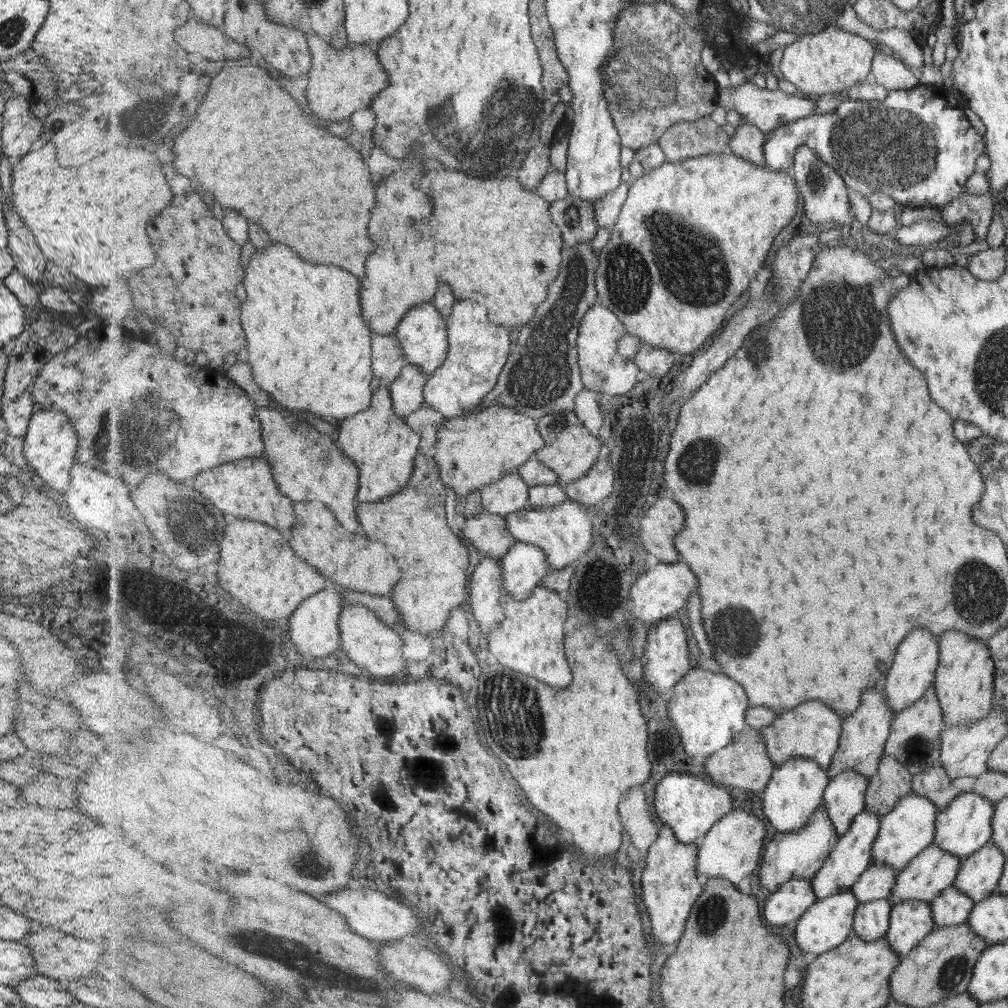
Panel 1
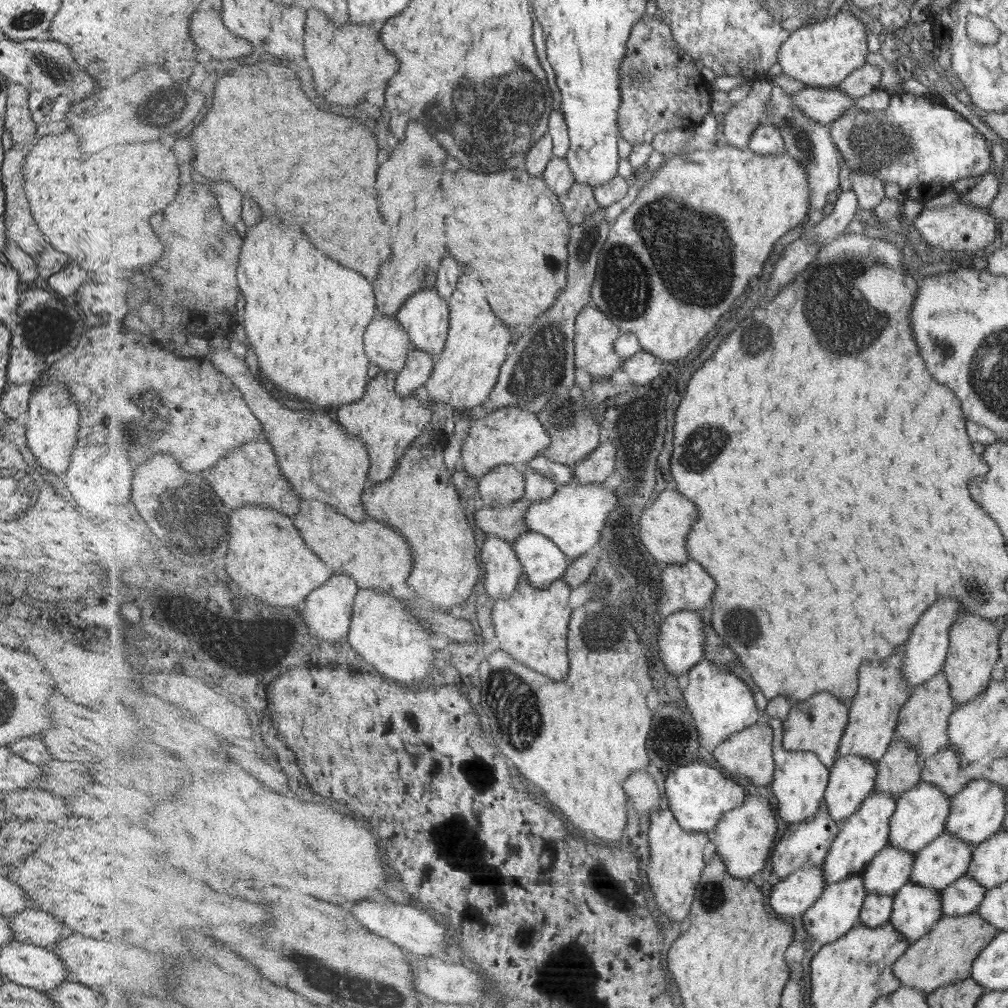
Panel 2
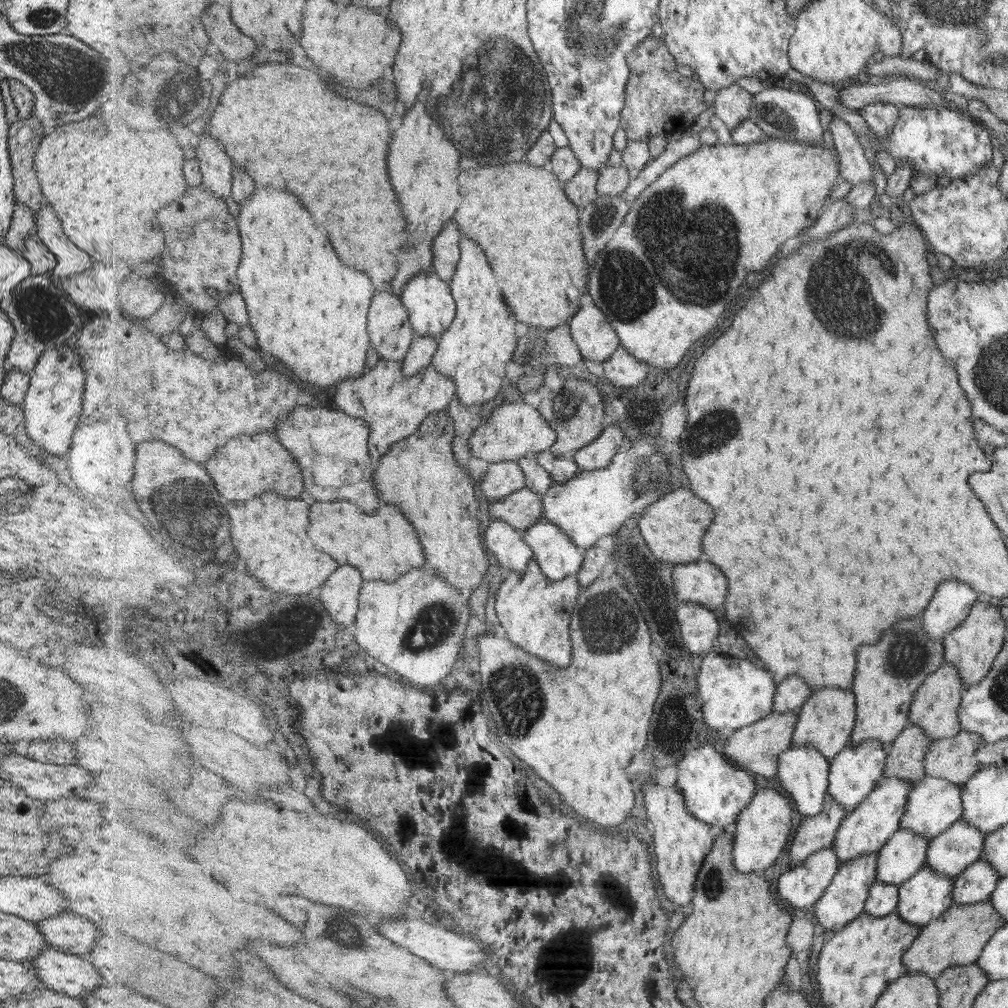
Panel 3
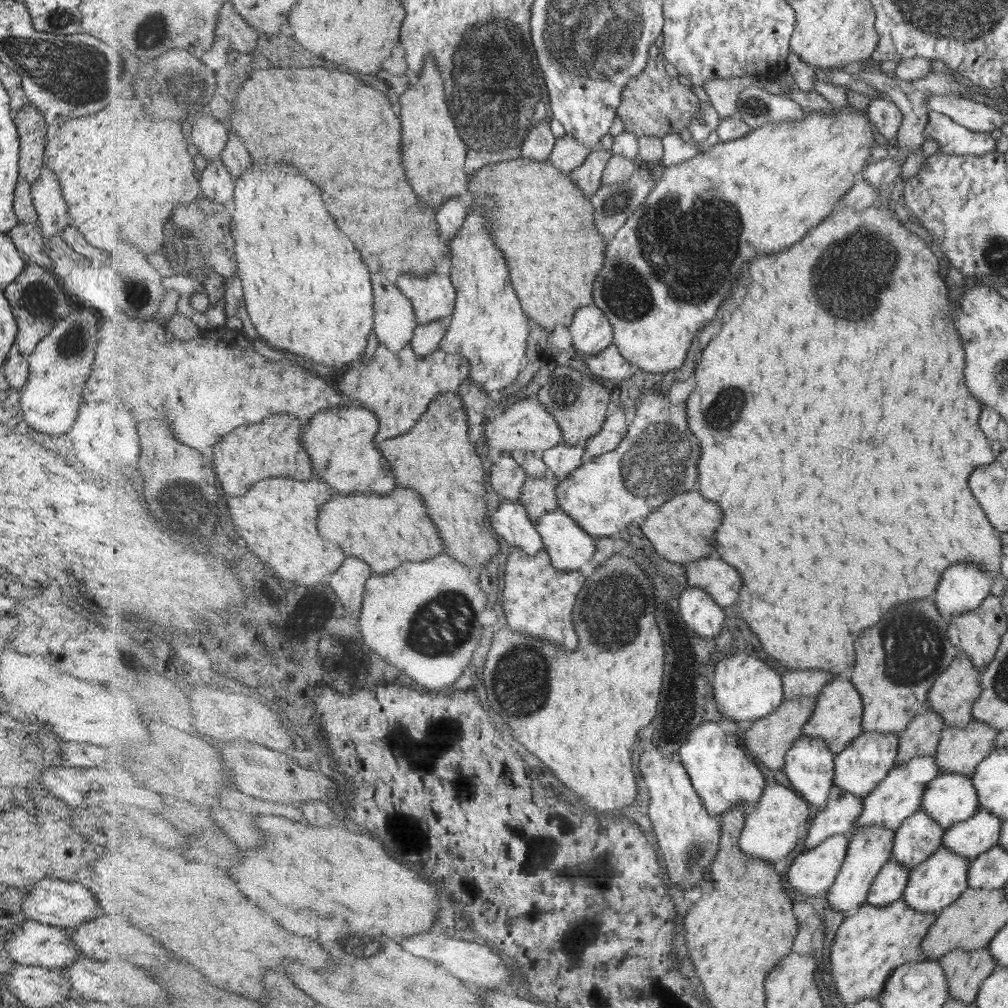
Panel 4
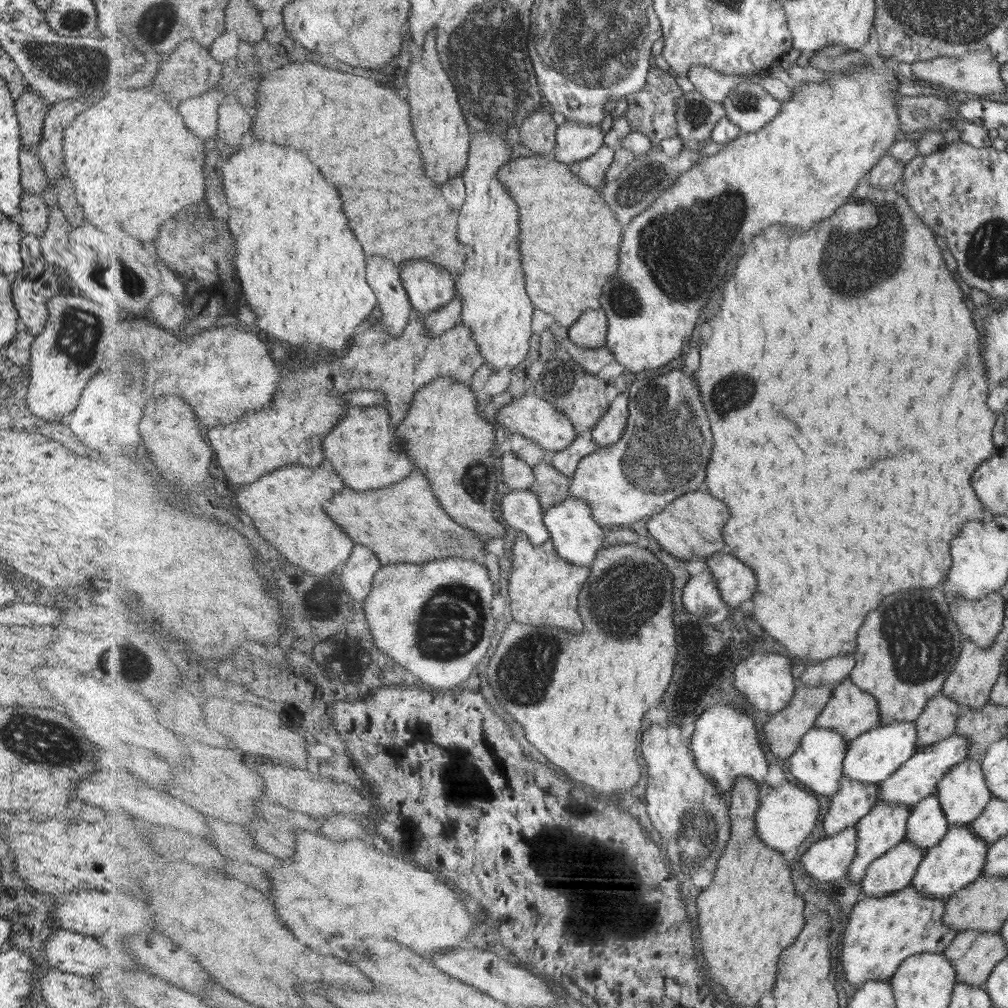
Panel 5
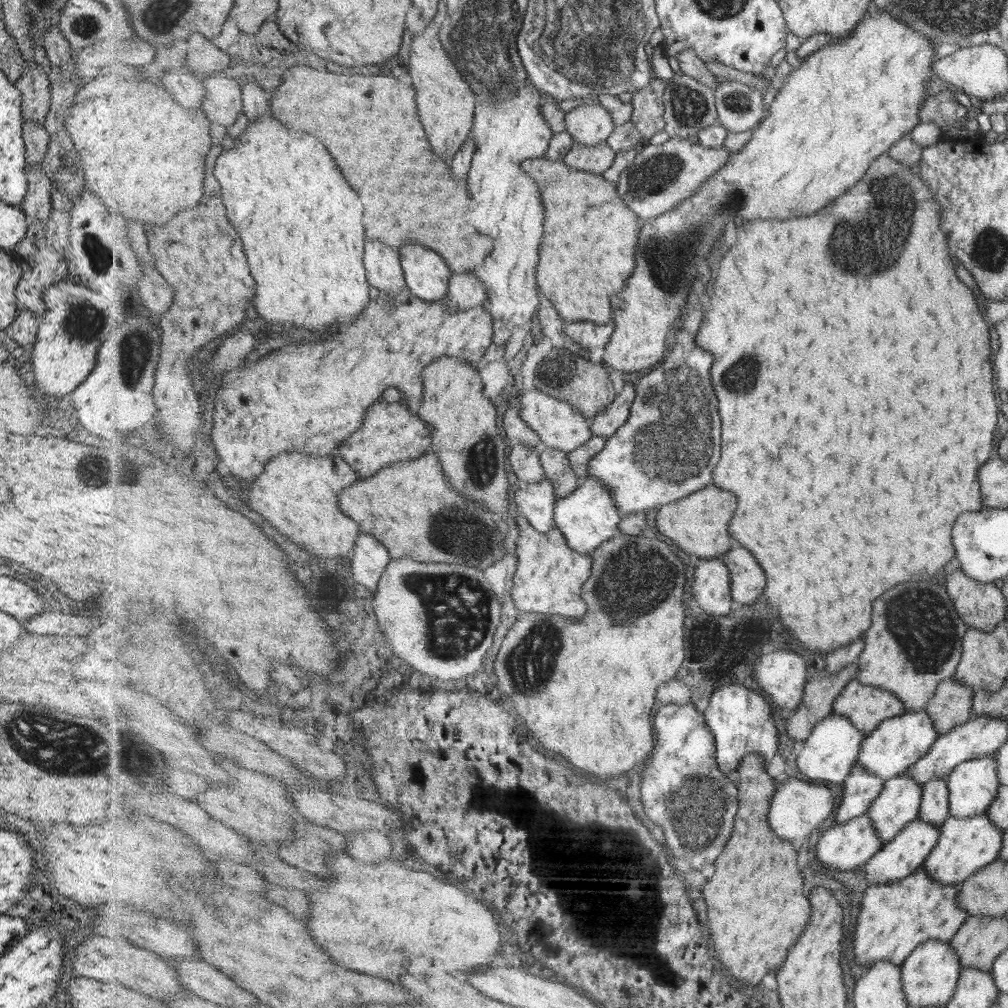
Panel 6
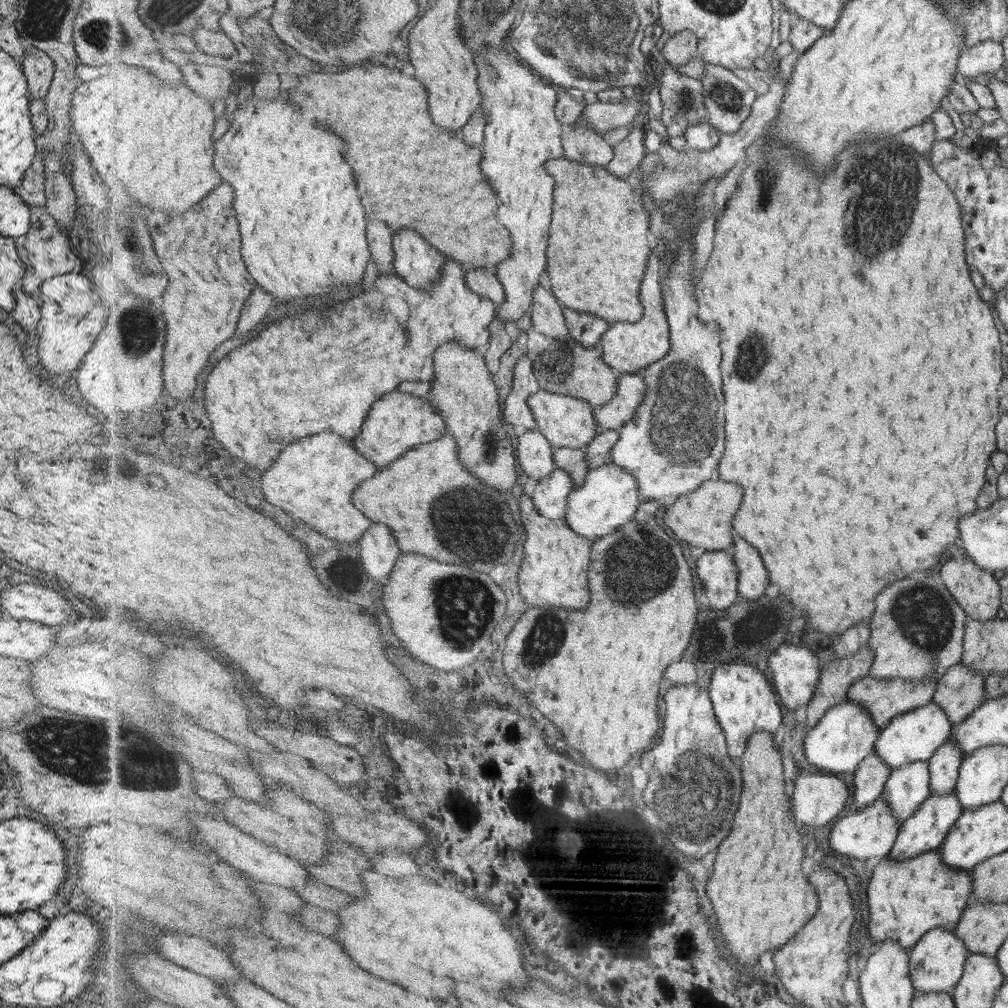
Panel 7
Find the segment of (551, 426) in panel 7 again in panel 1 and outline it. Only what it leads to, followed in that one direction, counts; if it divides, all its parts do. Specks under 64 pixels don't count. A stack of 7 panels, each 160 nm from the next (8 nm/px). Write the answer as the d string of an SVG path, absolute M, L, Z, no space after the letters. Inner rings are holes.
M493 405L445 419L437 432L437 443L430 453L440 465L445 483L450 484L457 496L463 496L497 482L504 474L516 472L545 443L546 440L539 434L537 419L525 412L520 413L514 406Z

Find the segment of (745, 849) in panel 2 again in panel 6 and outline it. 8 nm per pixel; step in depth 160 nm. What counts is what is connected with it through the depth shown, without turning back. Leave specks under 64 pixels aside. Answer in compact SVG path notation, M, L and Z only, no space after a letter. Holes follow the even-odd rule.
M804 777L791 778L787 784L779 783L776 794L772 798L769 822L781 838L785 838L787 834L793 834L797 838L799 830L803 830L805 834L803 837L807 837L833 814L833 810L835 810L835 795L827 786ZM791 826L793 826L793 832L791 832Z

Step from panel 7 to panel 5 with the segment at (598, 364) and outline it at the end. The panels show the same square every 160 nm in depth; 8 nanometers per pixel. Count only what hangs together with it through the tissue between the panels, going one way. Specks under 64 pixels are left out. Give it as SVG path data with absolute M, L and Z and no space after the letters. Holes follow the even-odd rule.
M585 372L577 376L573 392L561 400L563 404L557 402L557 409L565 412L572 420L579 437L590 435L612 404L607 399L607 382L600 382L596 376L585 375Z

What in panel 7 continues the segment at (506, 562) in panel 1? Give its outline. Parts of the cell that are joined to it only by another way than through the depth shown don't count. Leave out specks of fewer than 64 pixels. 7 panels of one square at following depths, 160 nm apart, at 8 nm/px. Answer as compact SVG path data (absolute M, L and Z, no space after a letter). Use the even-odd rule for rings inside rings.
M608 462L591 469L585 484L573 489L565 517L575 532L595 542L602 536L615 534L620 526L633 521L641 503L640 484L636 476L627 469Z

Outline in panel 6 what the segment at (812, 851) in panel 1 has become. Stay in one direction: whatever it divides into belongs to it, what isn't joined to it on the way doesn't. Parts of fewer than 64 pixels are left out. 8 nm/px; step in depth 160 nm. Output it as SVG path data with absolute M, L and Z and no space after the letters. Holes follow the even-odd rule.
M856 763L843 783L844 794L840 800L835 823L844 823L869 812L876 798L884 790L885 781L861 763Z

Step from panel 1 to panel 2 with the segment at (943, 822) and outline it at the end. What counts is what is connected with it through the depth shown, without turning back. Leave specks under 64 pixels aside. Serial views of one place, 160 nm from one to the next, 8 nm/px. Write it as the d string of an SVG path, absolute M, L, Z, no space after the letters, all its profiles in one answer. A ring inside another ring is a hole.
M985 779L969 781L963 790L951 797L952 814L946 830L971 847L983 843L1002 828L1006 815L1006 793L998 784Z

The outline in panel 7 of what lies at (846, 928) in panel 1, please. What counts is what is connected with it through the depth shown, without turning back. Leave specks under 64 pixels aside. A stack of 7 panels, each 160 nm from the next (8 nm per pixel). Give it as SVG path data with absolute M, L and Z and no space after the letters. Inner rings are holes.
M917 761L901 765L892 771L882 797L889 801L896 817L903 823L911 818L931 795L932 772L930 771L930 761Z

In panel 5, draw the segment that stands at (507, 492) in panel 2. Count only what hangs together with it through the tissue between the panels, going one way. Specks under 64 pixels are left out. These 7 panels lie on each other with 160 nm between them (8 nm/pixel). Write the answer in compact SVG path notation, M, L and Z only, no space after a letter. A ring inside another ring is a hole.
M512 450L502 456L502 480L511 490L532 489L536 482L533 466L519 458Z

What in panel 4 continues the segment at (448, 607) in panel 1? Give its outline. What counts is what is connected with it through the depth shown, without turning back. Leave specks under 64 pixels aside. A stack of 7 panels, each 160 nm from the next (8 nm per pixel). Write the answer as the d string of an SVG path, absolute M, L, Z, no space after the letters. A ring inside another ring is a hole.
M447 392L439 395L411 431L384 440L379 447L391 461L393 472L397 472L398 484L421 493L423 504L428 506L429 514L444 538L445 554L468 564L476 573L483 572L487 562L499 559L499 540L485 522L485 468L475 443L471 442L467 412L459 394Z

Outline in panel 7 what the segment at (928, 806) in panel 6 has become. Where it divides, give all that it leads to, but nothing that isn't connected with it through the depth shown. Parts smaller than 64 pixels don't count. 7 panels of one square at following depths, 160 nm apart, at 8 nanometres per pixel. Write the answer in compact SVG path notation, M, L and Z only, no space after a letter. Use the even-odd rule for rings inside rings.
M953 742L942 744L930 761L932 772L932 795L954 792L958 771L962 762L962 750Z

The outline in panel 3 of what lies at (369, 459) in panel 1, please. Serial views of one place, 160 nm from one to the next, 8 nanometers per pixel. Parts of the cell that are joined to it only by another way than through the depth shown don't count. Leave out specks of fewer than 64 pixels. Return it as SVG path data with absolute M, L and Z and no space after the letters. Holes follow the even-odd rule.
M380 359L378 364L379 380L377 380L377 370L370 370L363 377L344 379L345 384L355 384L354 417L368 420L371 428L369 450L375 469L377 469L380 458L389 452L392 444L415 434L421 422L429 414L446 410L457 393L456 380L437 372L437 368L433 365L417 376L405 377L401 362Z

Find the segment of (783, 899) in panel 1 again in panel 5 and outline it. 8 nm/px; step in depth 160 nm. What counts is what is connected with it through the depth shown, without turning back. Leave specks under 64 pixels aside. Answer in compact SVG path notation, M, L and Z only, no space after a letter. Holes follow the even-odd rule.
M849 827L839 834L826 835L813 843L800 858L801 868L811 878L824 883L847 877L857 857L857 827Z

